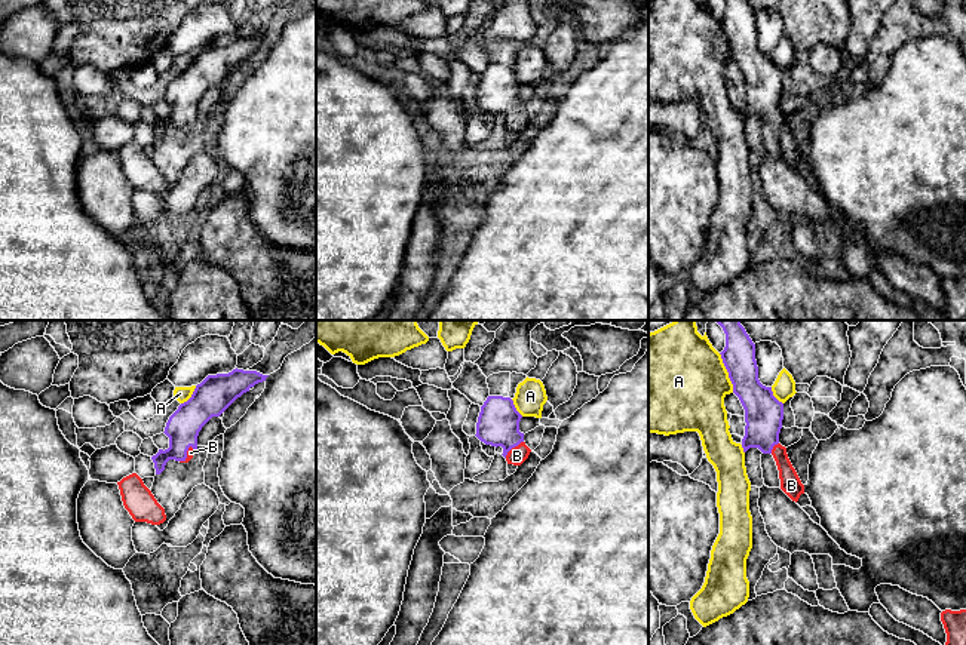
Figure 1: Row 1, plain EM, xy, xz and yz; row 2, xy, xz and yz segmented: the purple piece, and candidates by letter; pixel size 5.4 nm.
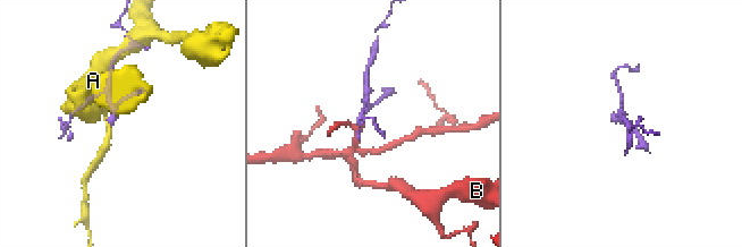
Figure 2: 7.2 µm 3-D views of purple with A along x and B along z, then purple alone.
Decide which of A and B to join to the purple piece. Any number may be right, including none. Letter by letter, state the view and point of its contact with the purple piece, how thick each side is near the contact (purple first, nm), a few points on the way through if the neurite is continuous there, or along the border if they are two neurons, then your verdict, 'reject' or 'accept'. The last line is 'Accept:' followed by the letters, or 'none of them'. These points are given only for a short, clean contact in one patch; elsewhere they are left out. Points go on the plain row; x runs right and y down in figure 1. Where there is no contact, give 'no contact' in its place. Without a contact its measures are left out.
A: yz (727, 39) | 180/480 nm | reject
B: xz (512, 114) | 220/100 nm | across xz (497, 92), (512, 114), (517, 123) | accept
Accept: B

